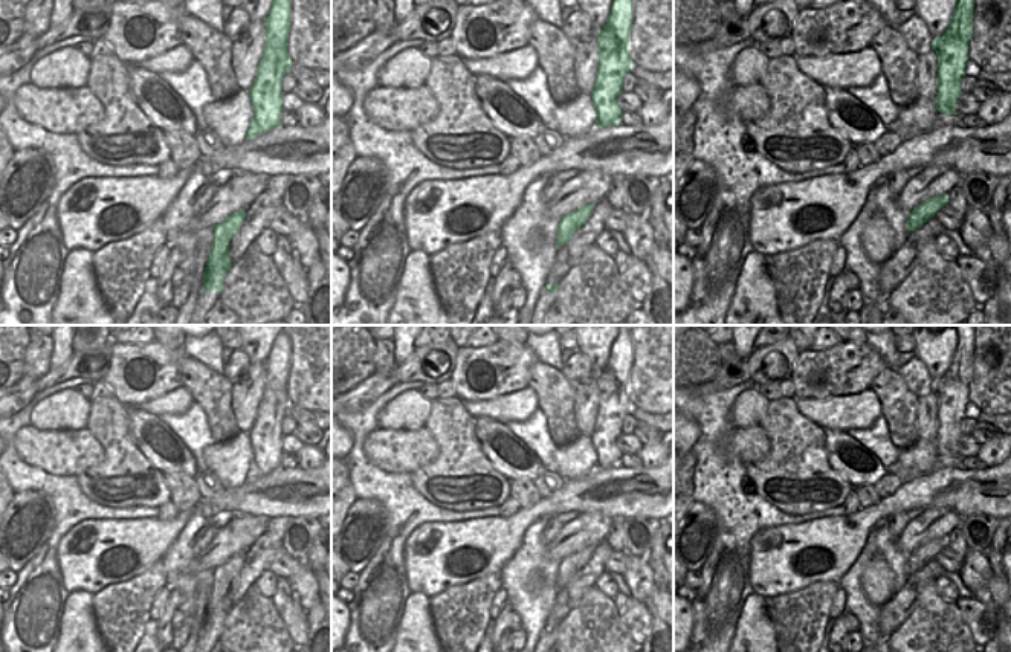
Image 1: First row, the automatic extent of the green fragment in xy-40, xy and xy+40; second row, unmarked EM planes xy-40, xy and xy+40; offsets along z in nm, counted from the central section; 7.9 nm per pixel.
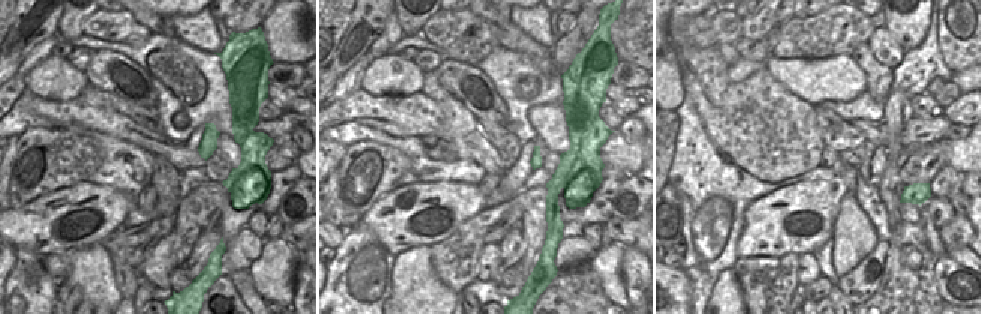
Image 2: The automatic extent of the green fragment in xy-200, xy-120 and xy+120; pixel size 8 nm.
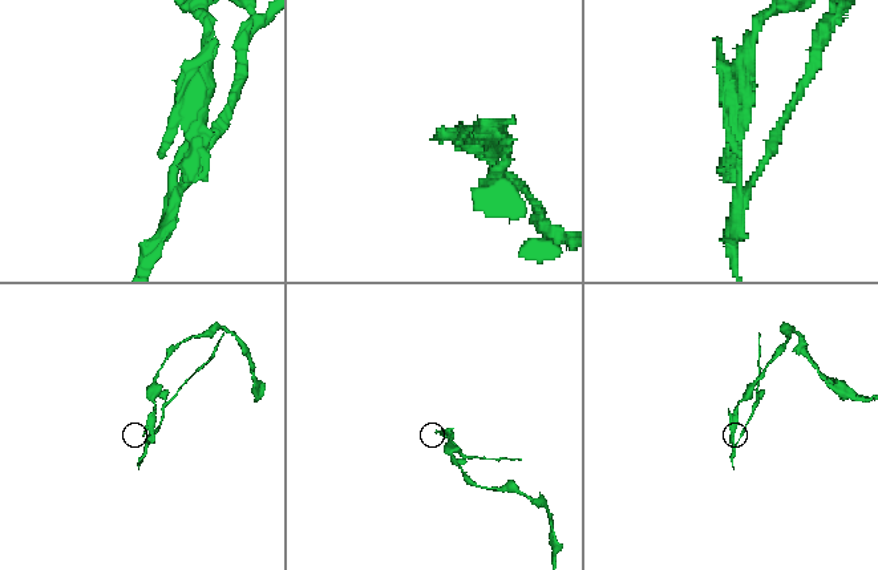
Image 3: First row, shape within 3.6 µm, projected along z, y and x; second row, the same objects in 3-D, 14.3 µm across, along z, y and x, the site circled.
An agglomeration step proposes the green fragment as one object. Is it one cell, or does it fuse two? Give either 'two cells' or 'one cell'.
two cells

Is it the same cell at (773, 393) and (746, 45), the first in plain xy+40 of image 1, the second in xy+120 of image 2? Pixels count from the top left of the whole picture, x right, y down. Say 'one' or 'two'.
one

